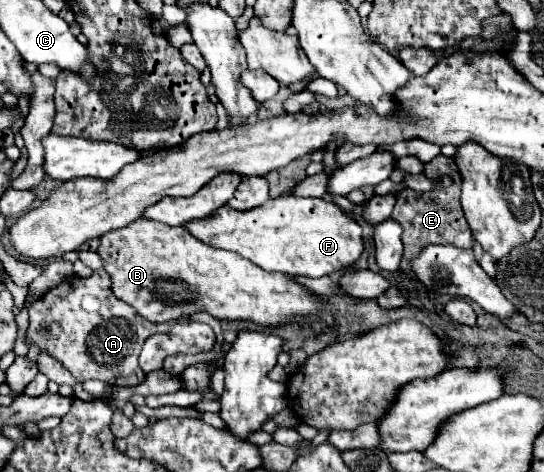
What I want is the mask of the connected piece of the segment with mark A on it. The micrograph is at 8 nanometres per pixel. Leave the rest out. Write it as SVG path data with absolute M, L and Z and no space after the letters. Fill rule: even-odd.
M106 270L92 272L90 278L70 276L36 300L28 308L30 326L26 342L36 344L60 360L78 382L102 380L110 386L136 386L146 378L138 366L138 356L146 336L166 332L170 324L146 322L146 318L138 316L130 306L126 306L126 302L114 296L106 276ZM42 328L50 332L48 338L40 336Z

